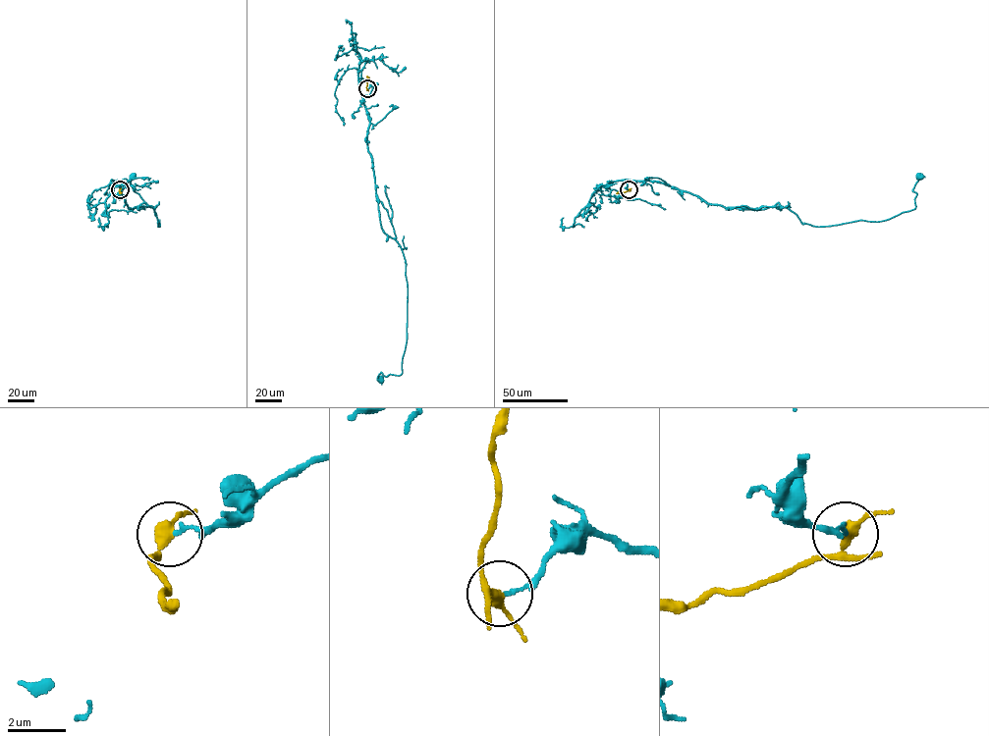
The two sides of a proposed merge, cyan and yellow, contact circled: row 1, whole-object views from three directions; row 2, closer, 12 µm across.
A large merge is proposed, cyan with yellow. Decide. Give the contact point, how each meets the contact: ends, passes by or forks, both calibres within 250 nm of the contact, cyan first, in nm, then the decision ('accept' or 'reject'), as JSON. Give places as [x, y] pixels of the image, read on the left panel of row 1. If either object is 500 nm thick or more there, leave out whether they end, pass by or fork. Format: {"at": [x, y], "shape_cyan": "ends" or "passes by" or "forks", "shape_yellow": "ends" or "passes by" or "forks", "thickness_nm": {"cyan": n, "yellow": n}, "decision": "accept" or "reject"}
{"at": [120, 189], "shape_cyan": "ends", "shape_yellow": "forks", "thickness_nm": {"cyan": 120, "yellow": 280}, "decision": "reject"}

